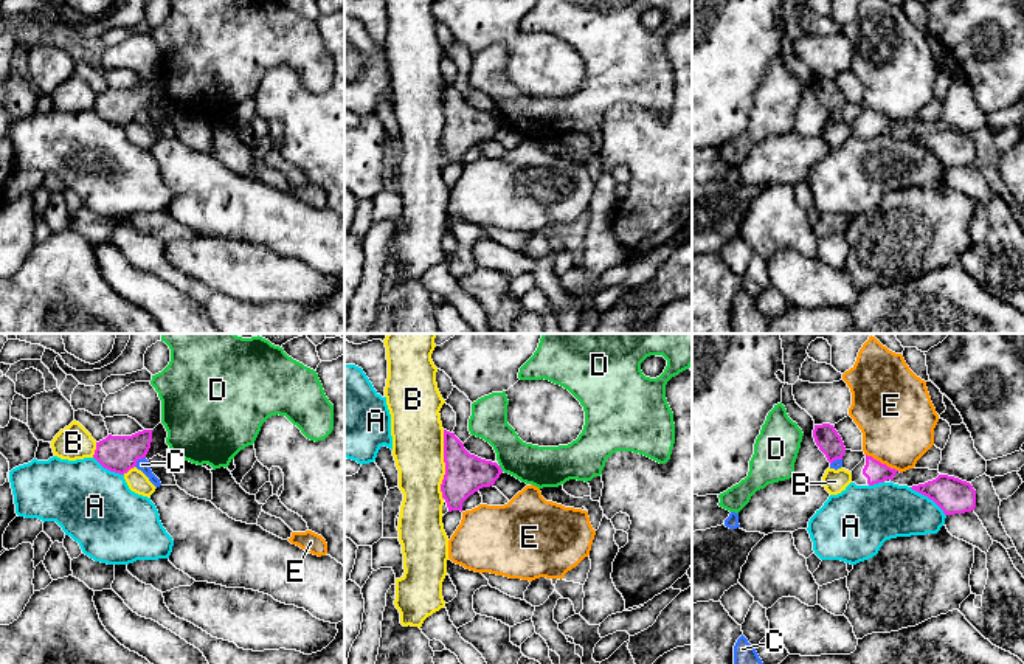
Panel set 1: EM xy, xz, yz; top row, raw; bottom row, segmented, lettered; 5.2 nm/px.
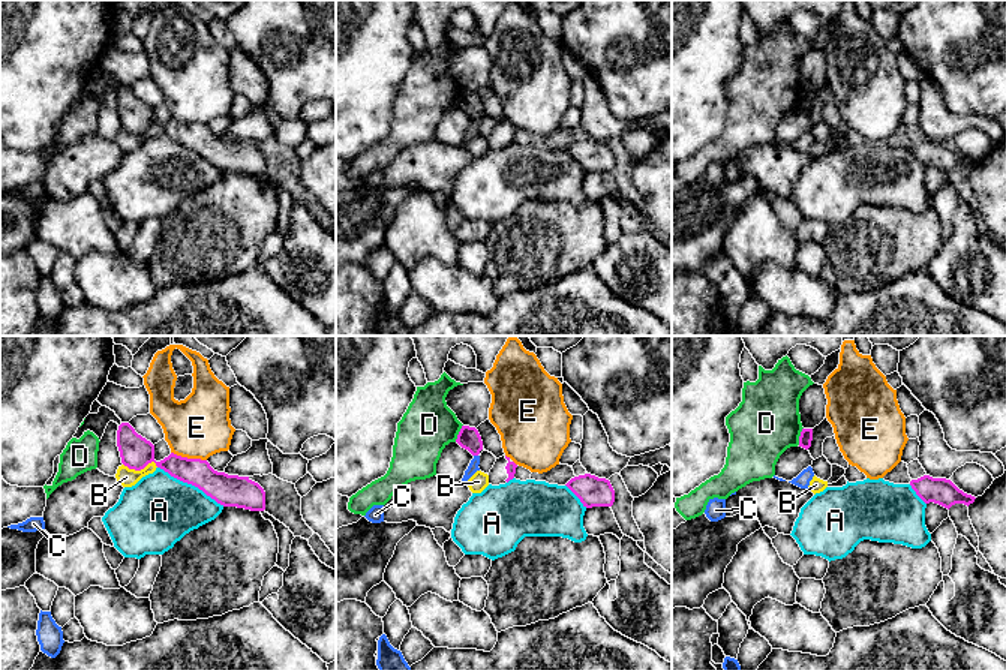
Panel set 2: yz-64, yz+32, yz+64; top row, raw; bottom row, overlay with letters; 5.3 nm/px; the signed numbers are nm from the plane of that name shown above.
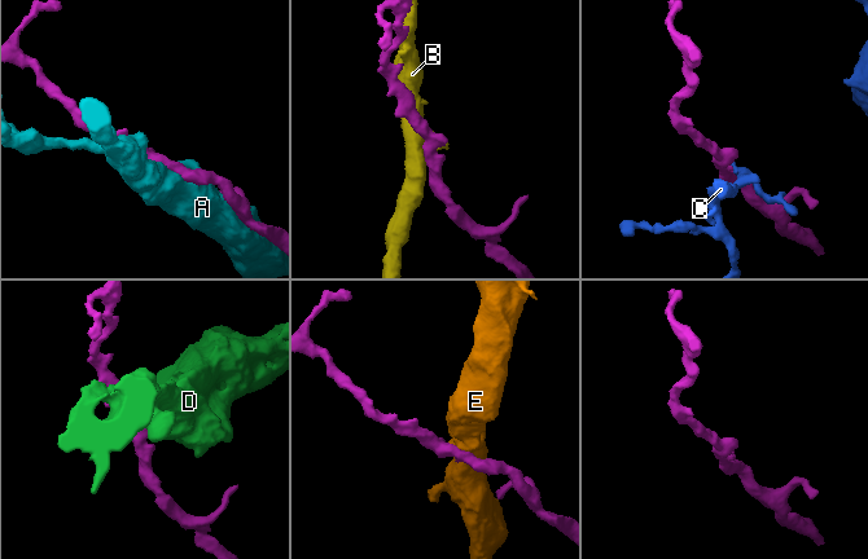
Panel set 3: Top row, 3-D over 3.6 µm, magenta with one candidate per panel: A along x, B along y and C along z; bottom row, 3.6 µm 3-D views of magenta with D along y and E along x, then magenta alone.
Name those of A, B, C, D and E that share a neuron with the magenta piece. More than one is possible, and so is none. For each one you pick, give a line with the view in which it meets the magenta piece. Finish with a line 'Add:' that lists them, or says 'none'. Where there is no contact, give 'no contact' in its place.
Add: none

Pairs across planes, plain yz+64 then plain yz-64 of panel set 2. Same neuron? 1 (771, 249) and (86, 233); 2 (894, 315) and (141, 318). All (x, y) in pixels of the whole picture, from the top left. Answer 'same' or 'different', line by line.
1: same
2: same

